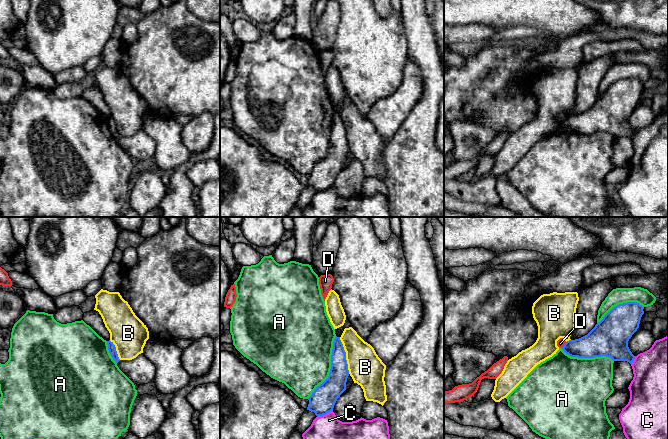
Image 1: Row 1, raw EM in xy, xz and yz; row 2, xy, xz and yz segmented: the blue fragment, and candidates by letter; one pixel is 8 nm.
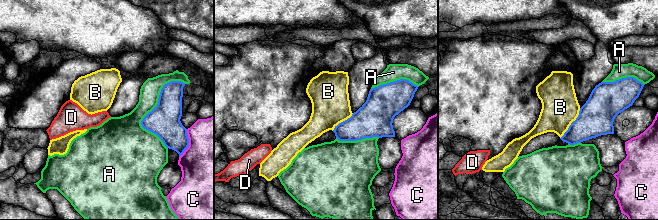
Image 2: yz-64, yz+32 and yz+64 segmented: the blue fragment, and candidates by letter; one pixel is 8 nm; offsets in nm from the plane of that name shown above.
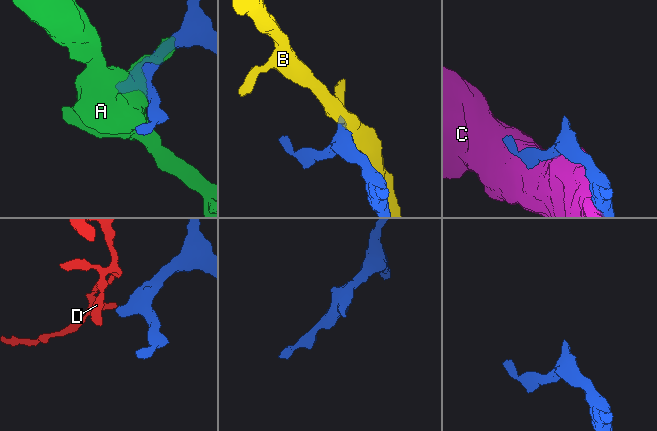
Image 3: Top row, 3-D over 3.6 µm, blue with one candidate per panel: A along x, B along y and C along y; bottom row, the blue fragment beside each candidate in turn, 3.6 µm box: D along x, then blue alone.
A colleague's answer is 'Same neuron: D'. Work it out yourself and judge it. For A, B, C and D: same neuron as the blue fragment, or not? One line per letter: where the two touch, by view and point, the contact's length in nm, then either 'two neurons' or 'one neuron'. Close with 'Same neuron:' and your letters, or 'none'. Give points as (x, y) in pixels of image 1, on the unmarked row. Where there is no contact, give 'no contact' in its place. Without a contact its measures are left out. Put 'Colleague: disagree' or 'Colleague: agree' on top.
Colleague: disagree
A: meets blue in xz at (331, 143); contact 550 nm long; two neurons
B: meets blue in xz at (345, 131); contact 300 nm long; two neurons
C: meets blue in xz at (324, 190); contact 140 nm long; two neurons
D: meets blue in yz at (564, 121); contact 60 nm long; two neurons
Same neuron: none

